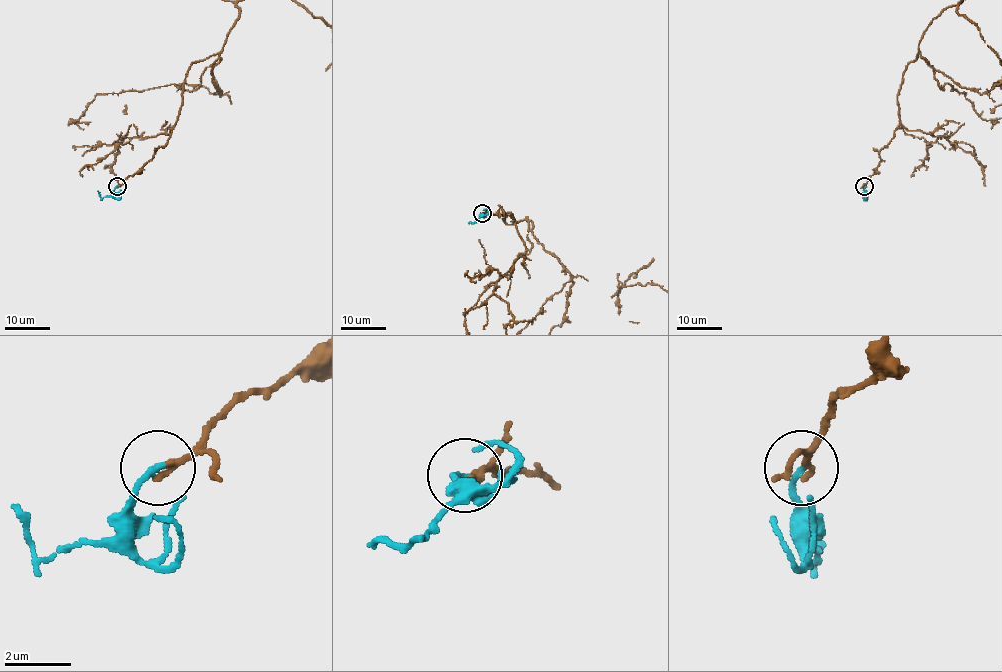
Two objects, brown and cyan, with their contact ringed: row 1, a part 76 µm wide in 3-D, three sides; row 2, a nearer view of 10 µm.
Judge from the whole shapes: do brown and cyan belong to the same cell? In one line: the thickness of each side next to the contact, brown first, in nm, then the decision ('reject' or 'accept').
calibres 200 and 180 nm; accept

